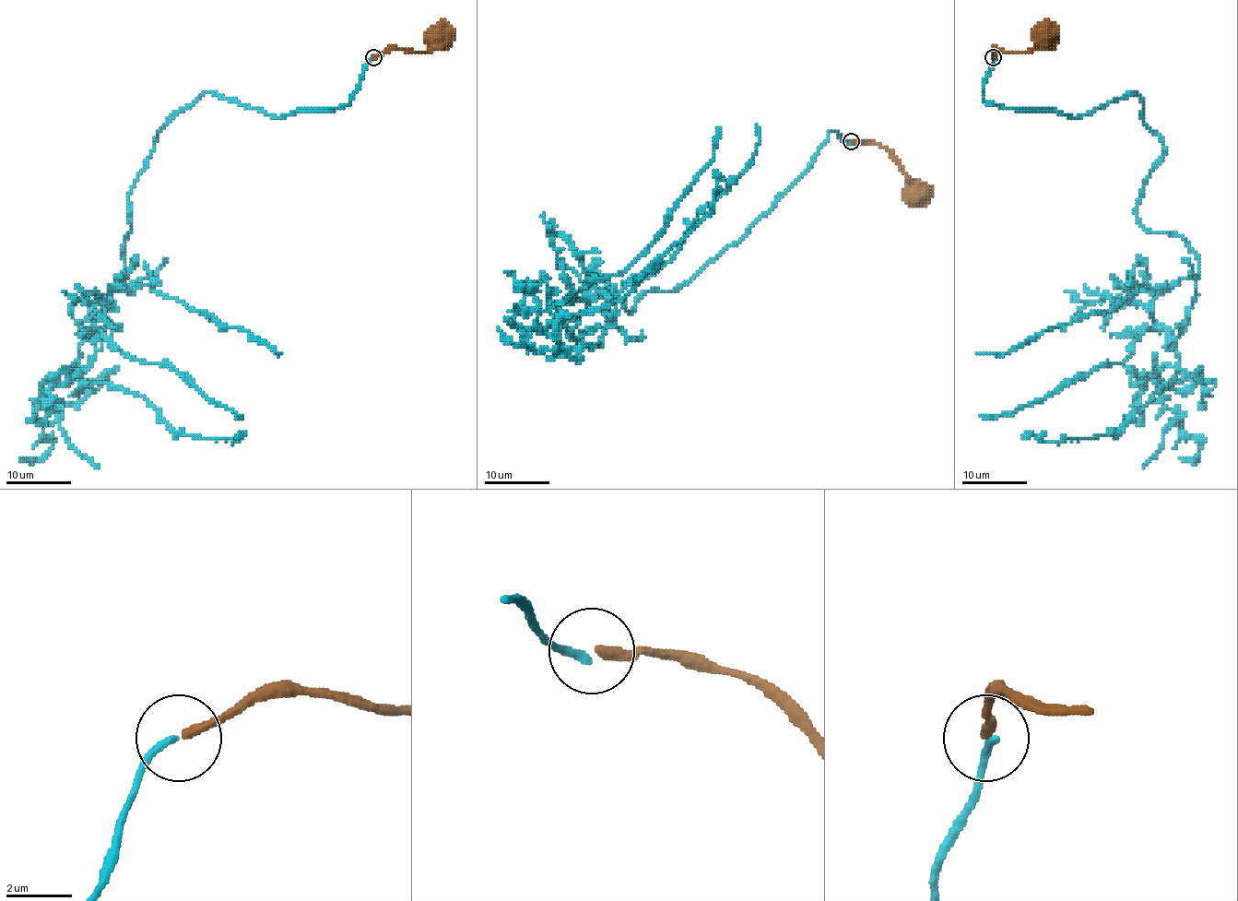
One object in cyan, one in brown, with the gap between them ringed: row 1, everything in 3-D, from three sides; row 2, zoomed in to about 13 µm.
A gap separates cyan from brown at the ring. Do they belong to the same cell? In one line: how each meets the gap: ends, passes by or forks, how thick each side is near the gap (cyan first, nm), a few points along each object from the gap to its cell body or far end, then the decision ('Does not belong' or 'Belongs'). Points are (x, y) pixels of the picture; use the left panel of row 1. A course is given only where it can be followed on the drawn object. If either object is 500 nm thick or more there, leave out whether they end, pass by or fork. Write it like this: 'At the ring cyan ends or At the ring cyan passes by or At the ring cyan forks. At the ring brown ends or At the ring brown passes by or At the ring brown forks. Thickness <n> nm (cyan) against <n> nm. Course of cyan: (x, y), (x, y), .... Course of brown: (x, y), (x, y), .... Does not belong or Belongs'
At the ring cyan ends. At the ring brown ends. Thickness 240 nm (cyan) against 300 nm. Course of cyan: (371, 58), (341, 107), (204, 92), (168, 120), (99, 337), (76, 321), (143, 285), (278, 354). Course of brown: (373, 58), (390, 50), (403, 48), (428, 53), (434, 45), (434, 30), (441, 32). Does not belong

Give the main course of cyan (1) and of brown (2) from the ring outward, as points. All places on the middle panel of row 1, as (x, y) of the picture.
1: (850, 141), (673, 290), (630, 312), (607, 283), (601, 348), (577, 341), (554, 303), (611, 313), (757, 125)
2: (852, 141), (881, 145), (918, 192)

